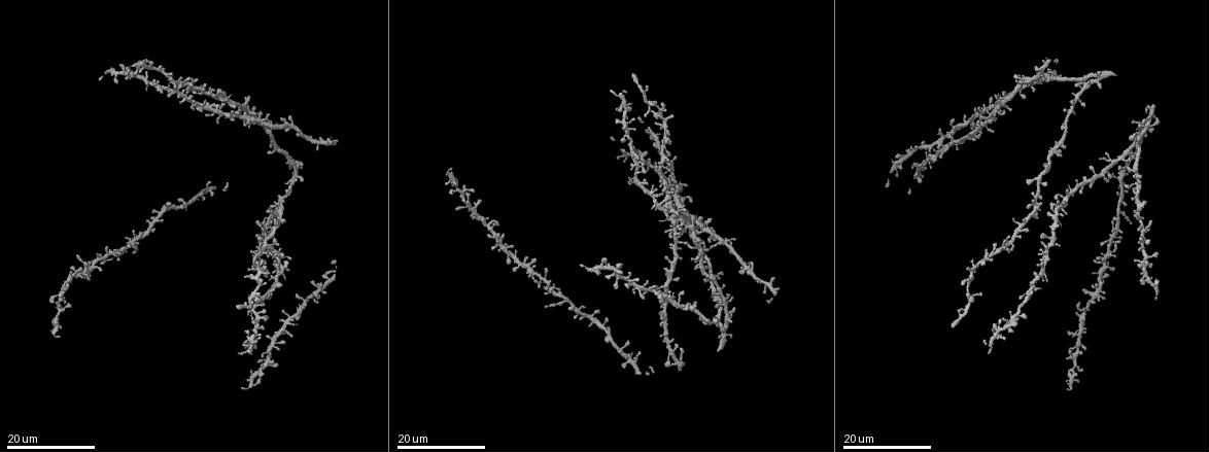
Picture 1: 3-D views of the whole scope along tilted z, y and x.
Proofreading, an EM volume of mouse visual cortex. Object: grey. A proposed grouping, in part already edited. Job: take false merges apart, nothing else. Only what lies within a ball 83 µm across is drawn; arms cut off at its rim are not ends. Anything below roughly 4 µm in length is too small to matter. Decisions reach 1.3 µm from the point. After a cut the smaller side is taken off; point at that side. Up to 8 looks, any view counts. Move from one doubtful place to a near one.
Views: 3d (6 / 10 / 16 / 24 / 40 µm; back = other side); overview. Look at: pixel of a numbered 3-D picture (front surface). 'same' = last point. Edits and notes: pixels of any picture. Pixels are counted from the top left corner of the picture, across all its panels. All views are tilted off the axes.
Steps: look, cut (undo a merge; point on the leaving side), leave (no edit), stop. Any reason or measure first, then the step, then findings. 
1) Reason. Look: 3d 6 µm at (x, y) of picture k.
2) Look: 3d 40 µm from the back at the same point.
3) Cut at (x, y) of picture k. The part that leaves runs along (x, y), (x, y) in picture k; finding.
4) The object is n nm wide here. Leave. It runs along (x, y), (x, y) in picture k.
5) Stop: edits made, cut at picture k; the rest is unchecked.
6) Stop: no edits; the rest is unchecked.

Look: 3d 24 µm at (666, 303) of picture 1.

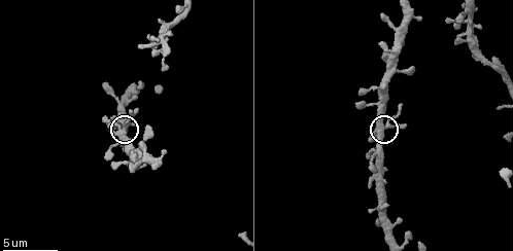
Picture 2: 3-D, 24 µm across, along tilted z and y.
Look: 3d 6 µm at (383, 128) of picture 2.

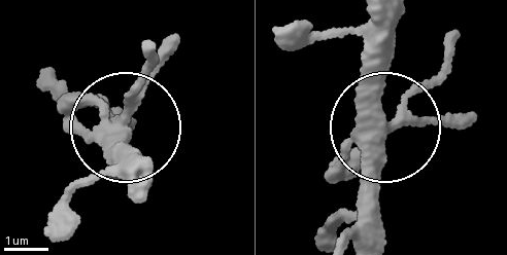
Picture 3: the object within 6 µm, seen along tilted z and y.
The object is 340 nm wide here. Leave. Continuous, no second neuron.

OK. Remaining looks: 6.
Two arms in line, one across. Look: 3d 16 µm at (1038, 210) of picture 1.

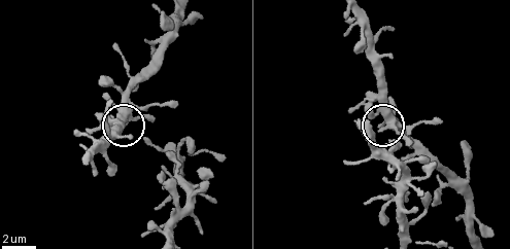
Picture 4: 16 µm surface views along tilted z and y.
Look: 3d 6 µm at (131, 117) of picture 4.

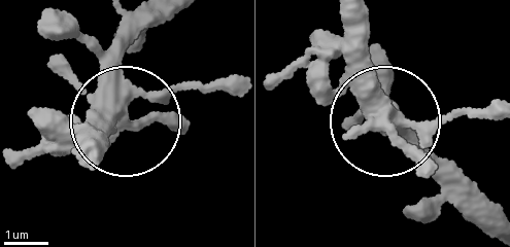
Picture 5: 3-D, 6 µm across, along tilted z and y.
3 arms meet here. Leave. It runs along (498, 213), (403, 116), (379, 110), (353, 8) in picture 5; one neuron here.

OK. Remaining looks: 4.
Four arms meet. Look: 3d 24 µm at (176, 93) of picture 1.

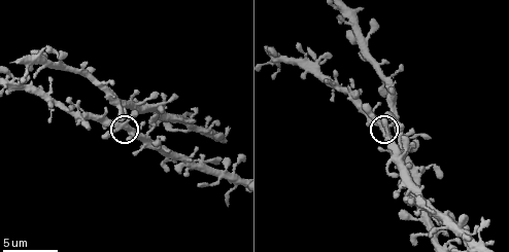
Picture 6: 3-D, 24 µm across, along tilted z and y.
Look: 3d 10 µm at (383, 129) of picture 6.

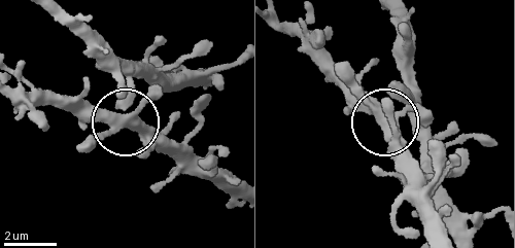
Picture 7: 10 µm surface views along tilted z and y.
Leave. It runs along (464, 235), (418, 118), (378, 117), (331, 77) in picture 7; all the same neuron.

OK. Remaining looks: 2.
Four-way junction. Look: 3d 16 µm at (144, 233) of picture 1.

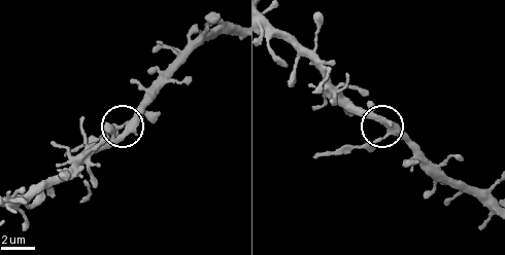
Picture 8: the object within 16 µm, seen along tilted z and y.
Closer look. Look: 3d 6 µm at (384, 135) of picture 8.

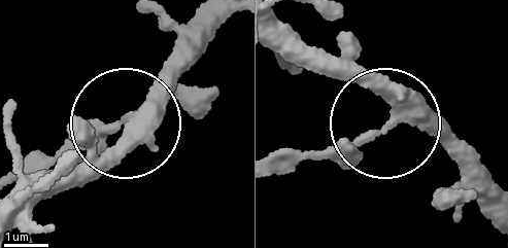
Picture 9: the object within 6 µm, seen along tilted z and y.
The side arm is 5 µm long. Cut at (300, 154) of picture 9. The part that leaves runs along (364, 136), (276, 160) in picture 9; a second neuron is stuck on.

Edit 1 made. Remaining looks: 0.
Stop: edits made, cut at picture 9; the rest is unchecked.

